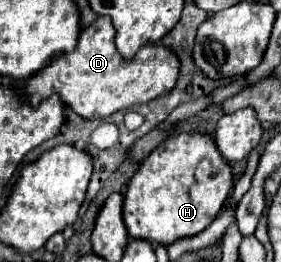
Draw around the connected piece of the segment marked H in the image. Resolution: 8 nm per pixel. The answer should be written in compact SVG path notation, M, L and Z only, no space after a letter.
M180 132L170 136L142 160L128 182L122 206L126 230L132 238L146 238L148 242L164 246L194 236L212 224L232 186L232 170L228 162L222 162L218 150L214 150L212 136L198 132Z

